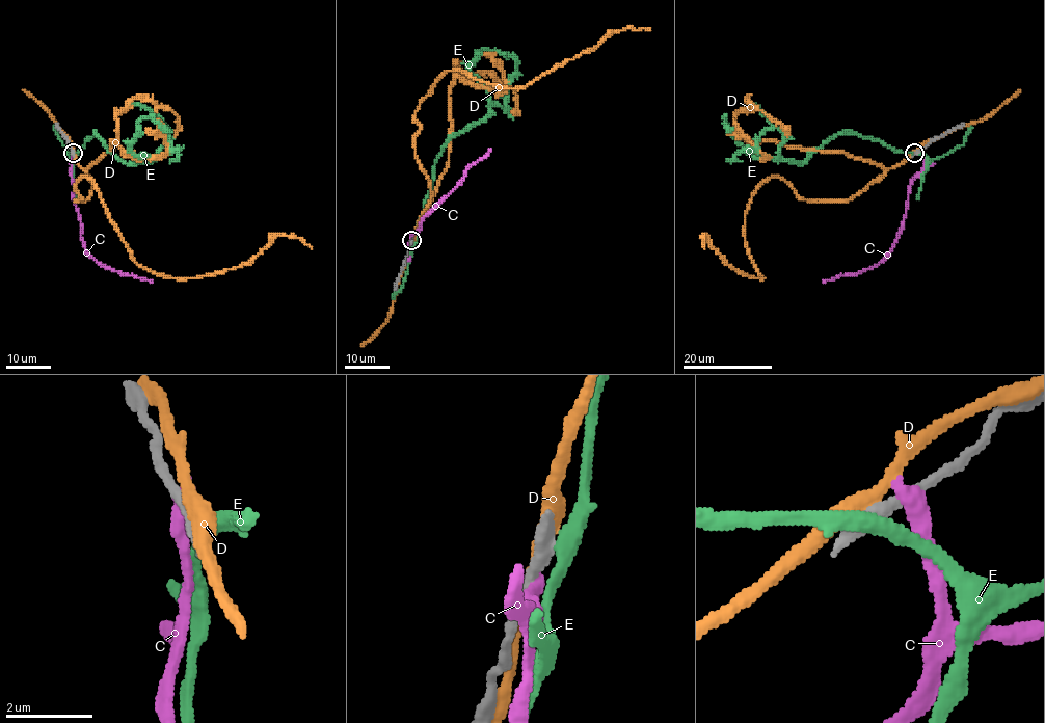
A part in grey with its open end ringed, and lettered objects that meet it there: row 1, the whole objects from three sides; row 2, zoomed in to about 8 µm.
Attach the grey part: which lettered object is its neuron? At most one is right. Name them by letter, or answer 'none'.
none

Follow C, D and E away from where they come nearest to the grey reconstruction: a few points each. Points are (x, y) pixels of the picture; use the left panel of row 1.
C: (72, 150), (73, 201), (86, 252), (119, 273), (153, 282)
D: (73, 152), (90, 180), (75, 199), (88, 179), (129, 255), (157, 273), (236, 268), (275, 235), (312, 248)
E: (74, 152), (95, 134), (127, 163), (150, 162), (150, 157), (132, 152), (138, 124), (154, 118), (171, 133)

